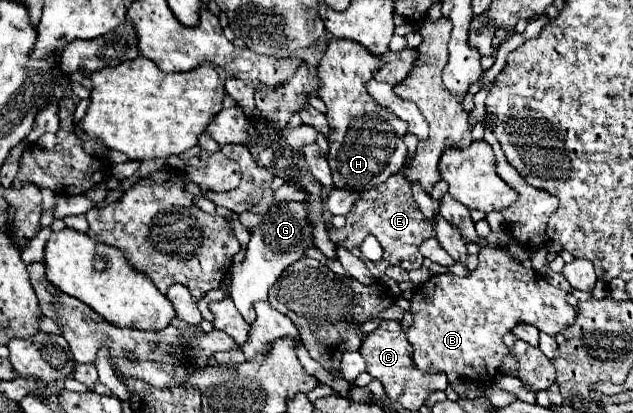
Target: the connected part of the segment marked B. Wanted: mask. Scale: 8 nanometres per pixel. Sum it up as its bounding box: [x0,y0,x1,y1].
[406,245,576,385]

